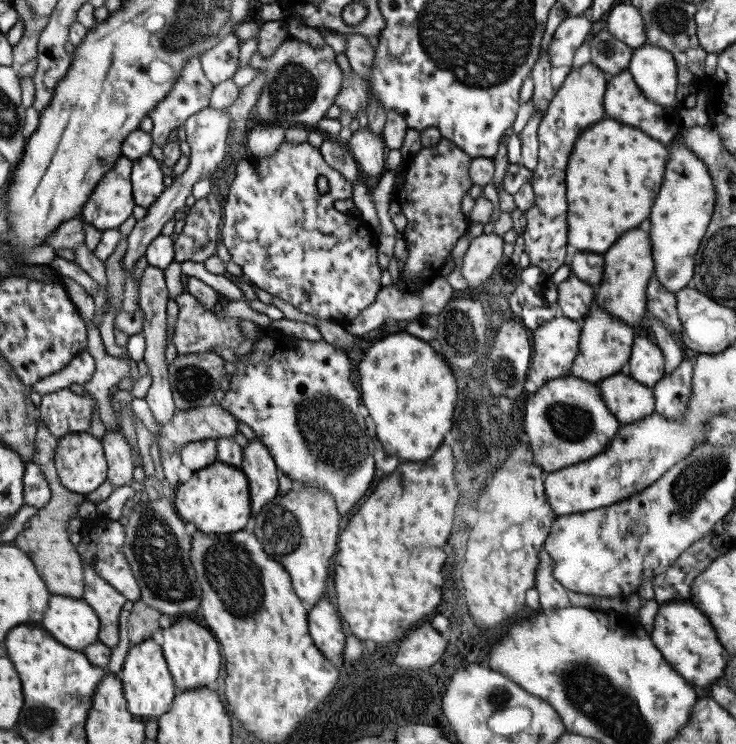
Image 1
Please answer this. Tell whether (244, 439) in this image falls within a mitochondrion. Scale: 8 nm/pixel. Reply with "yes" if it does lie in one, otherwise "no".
no

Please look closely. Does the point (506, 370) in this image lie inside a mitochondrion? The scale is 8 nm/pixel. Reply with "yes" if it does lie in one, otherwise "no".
yes

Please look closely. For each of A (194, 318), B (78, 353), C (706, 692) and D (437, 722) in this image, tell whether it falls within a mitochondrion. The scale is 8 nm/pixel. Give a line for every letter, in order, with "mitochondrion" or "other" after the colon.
A: other
B: other
C: other
D: other

